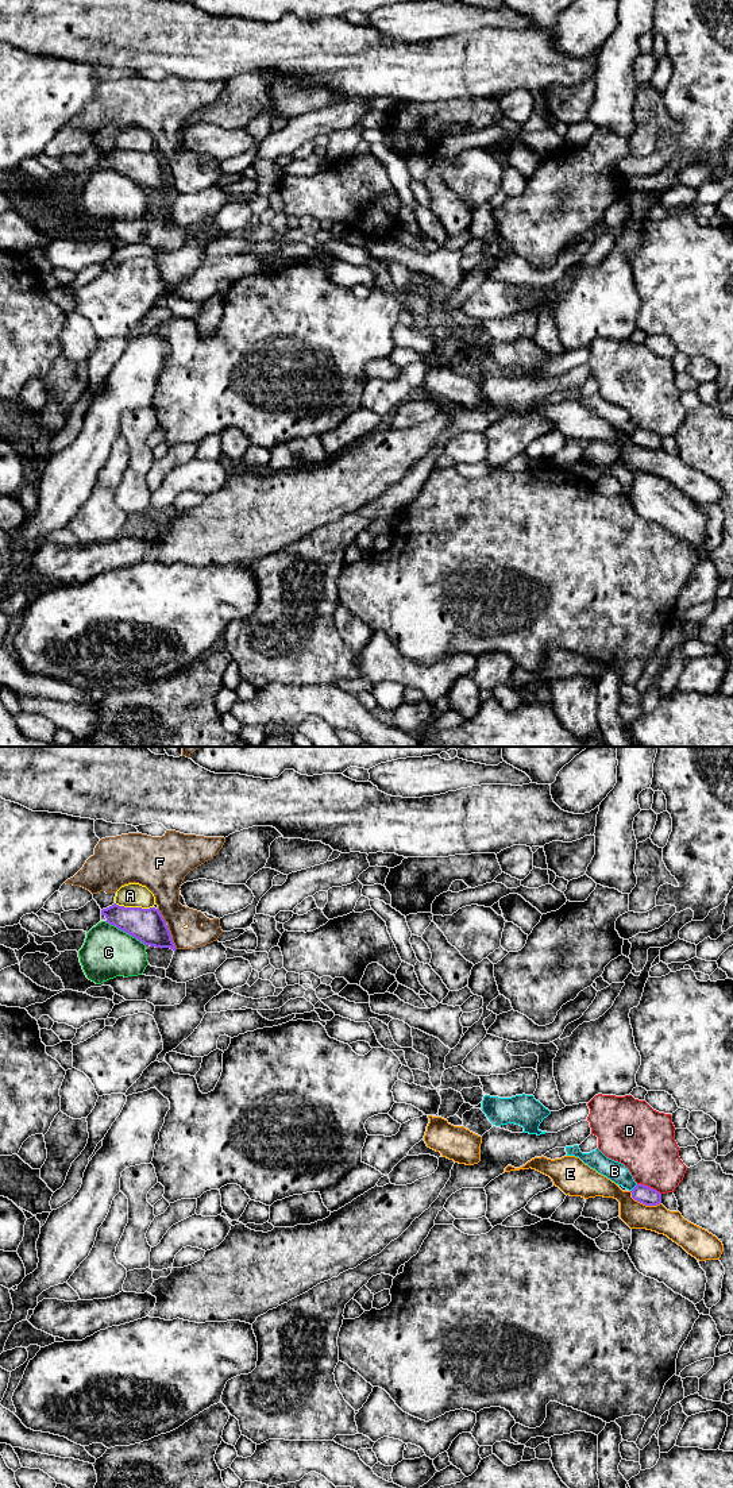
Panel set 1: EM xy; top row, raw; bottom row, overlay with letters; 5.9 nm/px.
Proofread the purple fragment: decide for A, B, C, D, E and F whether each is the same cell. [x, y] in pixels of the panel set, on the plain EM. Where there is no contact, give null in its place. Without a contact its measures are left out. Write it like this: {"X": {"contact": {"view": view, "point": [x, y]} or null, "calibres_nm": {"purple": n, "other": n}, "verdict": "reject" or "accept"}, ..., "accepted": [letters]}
{"A": {"contact": {"view": "xy", "point": [134, 151]}, "calibres_nm": {"purple": 200, "other": 140}, "verdict": "reject"}, "B": {"contact": {"view": "xy", "point": [633, 432]}, "calibres_nm": {"purple": 110, "other": 120}, "verdict": "reject"}, "C": {"contact": {"view": "xy", "point": [124, 174]}, "calibres_nm": {"purple": 200, "other": 300}, "verdict": "reject"}, "D": {"contact": {"view": "xy", "point": [649, 431]}, "calibres_nm": {"purple": 110, "other": 360}, "verdict": "reject"}, "E": {"contact": {"view": "xy", "point": [644, 447]}, "calibres_nm": {"purple": 110, "other": 160}, "verdict": "reject"}, "F": {"contact": {"view": "xy", "point": [170, 181]}, "calibres_nm": {"purple": 200, "other": 140}, "verdict": "reject"}, "accepted": []}

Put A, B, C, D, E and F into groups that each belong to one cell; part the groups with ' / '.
A / B / C / D / E / F

